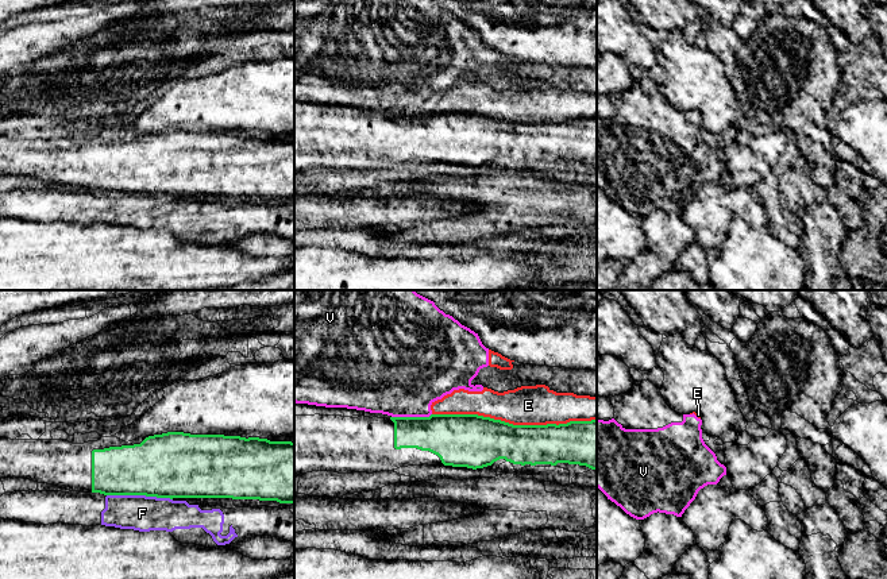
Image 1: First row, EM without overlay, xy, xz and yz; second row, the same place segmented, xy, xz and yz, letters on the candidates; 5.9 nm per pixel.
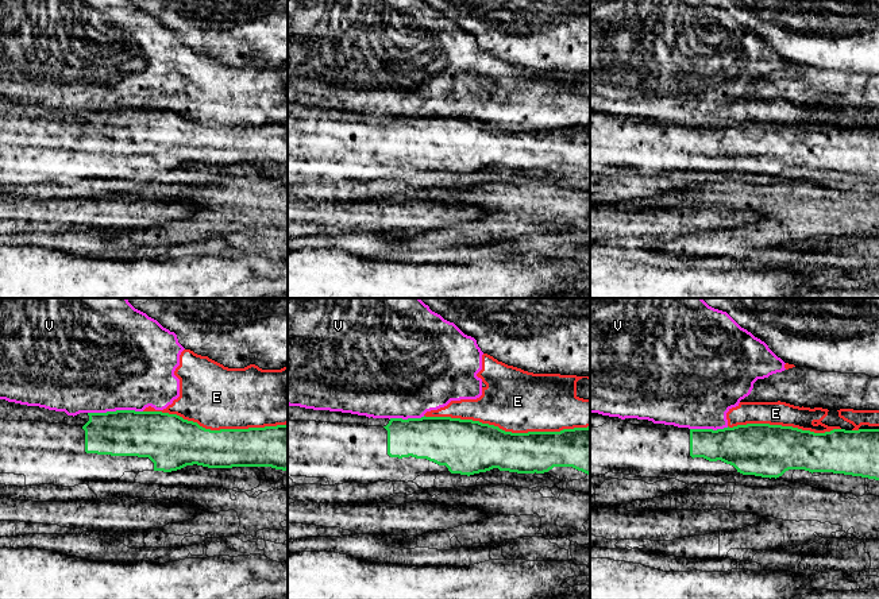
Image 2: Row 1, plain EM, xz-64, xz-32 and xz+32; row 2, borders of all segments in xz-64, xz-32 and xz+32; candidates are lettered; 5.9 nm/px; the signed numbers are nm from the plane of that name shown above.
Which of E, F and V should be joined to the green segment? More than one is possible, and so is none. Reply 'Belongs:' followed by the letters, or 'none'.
Belongs: none

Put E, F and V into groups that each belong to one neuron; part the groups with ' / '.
E V / F

